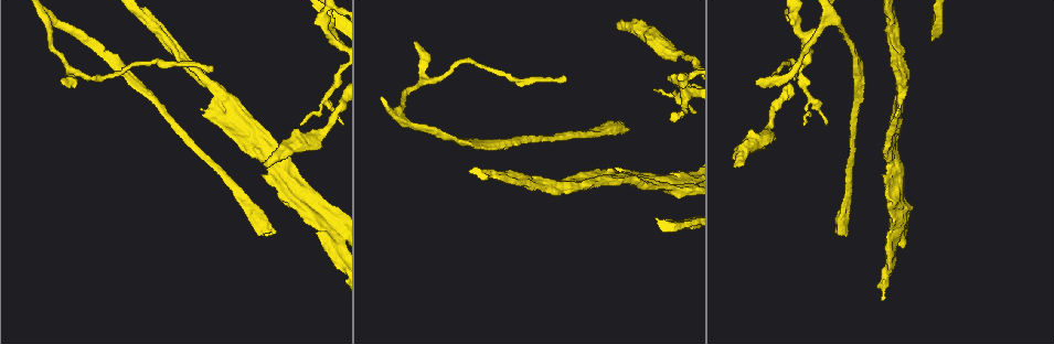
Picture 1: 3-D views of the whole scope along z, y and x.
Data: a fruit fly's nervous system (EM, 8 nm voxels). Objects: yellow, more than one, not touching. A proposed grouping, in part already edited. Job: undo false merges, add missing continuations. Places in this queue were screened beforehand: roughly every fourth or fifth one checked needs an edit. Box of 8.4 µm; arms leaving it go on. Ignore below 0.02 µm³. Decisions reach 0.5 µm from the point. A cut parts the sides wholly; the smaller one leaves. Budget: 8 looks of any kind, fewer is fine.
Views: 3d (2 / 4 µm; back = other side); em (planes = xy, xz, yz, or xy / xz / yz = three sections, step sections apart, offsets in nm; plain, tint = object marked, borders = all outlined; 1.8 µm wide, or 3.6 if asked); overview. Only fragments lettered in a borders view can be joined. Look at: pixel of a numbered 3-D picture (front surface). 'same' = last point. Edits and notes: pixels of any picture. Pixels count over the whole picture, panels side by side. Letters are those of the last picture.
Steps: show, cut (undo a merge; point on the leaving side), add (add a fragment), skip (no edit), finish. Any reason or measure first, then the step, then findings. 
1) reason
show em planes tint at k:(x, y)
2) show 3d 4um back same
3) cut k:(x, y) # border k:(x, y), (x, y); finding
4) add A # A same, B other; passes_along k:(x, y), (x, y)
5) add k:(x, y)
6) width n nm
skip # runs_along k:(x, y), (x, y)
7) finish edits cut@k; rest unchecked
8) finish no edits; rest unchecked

thin end
show em yz step 4 tint at 1:(755, 82)

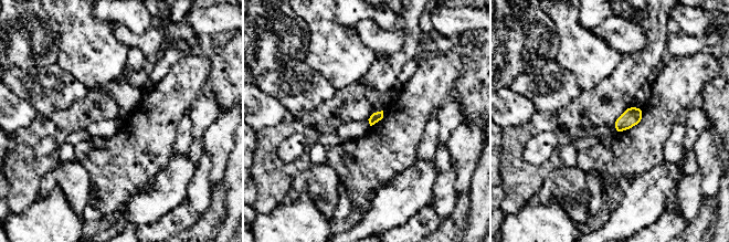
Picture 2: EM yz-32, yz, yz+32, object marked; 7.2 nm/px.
cut it another way
show em planes borders same

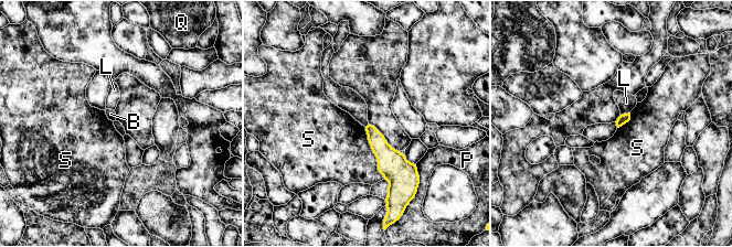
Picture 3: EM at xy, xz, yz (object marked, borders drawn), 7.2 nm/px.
longest_contact S 420 nm
skip # B other, L other, P other, Q other, S other; none of them fits

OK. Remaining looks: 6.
branch stops here
show 3d 2um at 1:(733, 167)

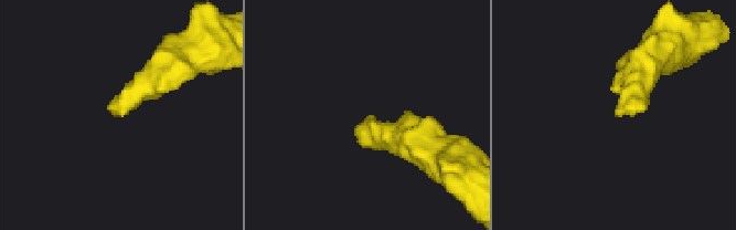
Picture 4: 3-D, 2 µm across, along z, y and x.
shape alone is not enough
show em yz step 4 tint at 4:(368, 116)

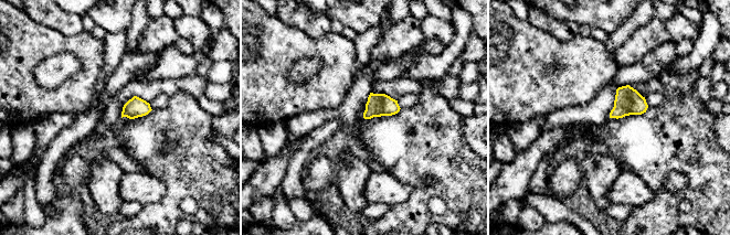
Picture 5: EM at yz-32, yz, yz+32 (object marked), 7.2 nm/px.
show em planes borders same

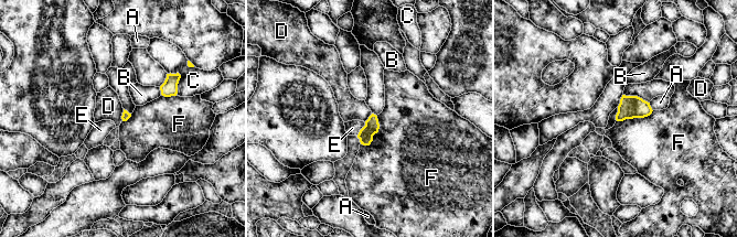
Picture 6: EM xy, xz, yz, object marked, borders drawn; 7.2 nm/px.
add E # A other, B other, C other, D other, E same, F other; passes_along 6:(372, 126), (361, 129), (352, 128); the cell continues

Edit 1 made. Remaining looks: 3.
show em planes tint at 1:(842, 229)

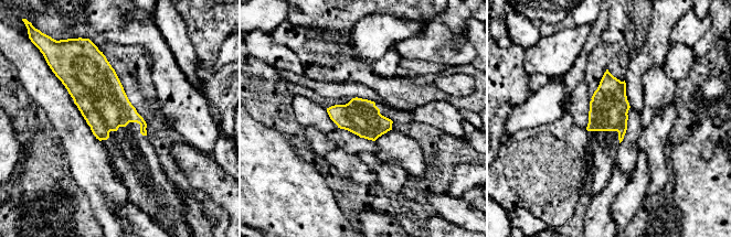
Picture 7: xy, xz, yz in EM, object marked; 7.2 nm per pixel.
what lies round it
show em planes borders same

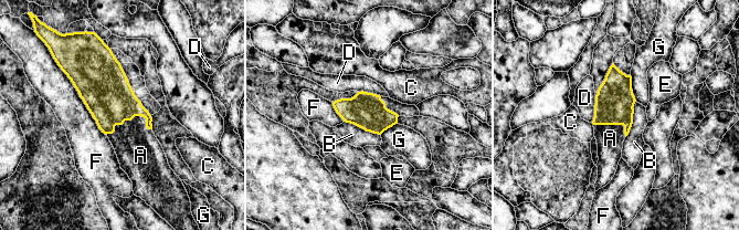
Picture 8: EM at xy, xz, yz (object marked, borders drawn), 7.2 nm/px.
width 260 nm; longest_contact F 600 nm
add A # A same, B other, C other, D other, E other, F other, G other; it goes on there

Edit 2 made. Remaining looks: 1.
finish edits add@6, add@8; rest unchecked

